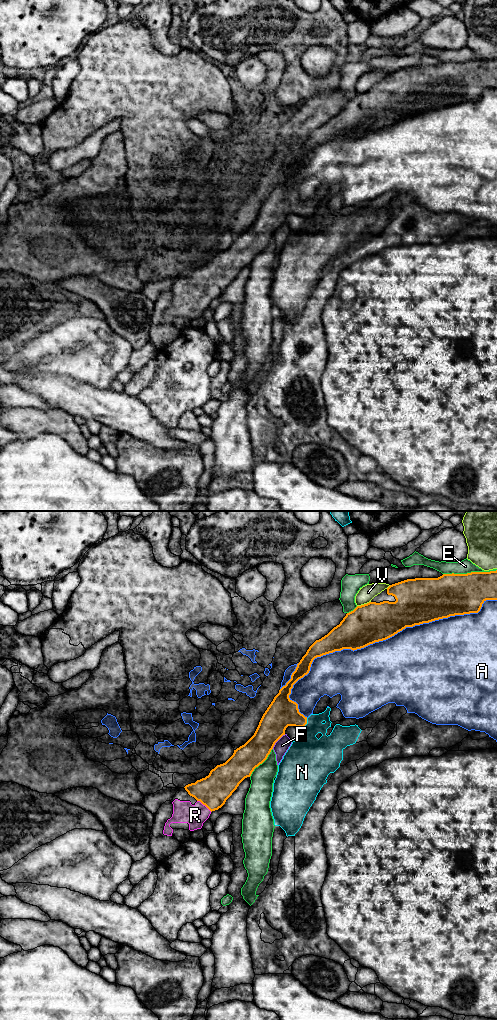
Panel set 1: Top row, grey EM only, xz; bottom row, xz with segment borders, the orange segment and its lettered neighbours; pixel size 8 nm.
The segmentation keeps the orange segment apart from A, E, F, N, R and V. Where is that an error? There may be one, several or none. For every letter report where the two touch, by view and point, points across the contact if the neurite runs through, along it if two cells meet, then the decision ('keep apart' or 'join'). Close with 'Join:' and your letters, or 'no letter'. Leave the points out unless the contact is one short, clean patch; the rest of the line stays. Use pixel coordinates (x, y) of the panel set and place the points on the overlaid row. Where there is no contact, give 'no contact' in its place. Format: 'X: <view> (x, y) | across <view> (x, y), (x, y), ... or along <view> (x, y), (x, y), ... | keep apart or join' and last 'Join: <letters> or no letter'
A: xz (386, 638) | keep apart
E: xz (469, 573) | keep apart
F: xz (277, 740) | keep apart
N: xz (306, 723) | keep apart
R: xz (204, 804) | across xz (212, 791), (209, 799), (204, 804), (195, 815) | join
V: xz (364, 604) | keep apart
Join: R

